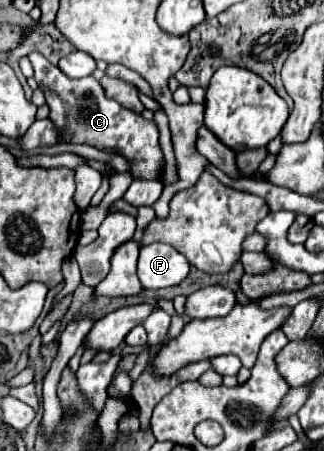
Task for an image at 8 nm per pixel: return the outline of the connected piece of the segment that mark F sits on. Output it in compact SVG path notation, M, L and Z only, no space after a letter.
M151 243L139 253L137 273L145 289L173 287L189 275L189 261L167 243Z

